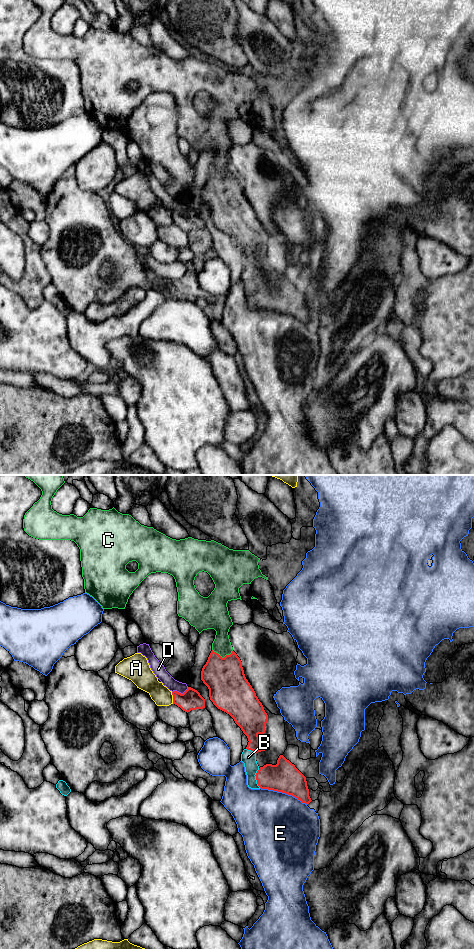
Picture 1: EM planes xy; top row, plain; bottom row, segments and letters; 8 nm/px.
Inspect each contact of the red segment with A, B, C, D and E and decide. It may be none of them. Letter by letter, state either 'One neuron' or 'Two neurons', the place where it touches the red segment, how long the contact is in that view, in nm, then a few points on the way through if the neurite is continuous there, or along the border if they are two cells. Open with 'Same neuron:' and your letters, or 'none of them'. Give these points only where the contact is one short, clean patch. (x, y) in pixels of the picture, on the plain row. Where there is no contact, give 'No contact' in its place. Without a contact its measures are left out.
Same neuron: B
A: Two neurons. Touches red at xy (173, 218). Shared border 100 nm
B: One neuron. Touches red at xy (256, 298). Shared border 160 nm. Path across: xy (284, 297), (256, 298), (248, 277)
C: Two neurons. Touches red at xy (221, 177). Shared border 170 nm
D: Two neurons. Touches red at xy (180, 213). Shared border 140 nm
E: Two neurons. Touches red at xy (284, 312). Shared border 400 nm

